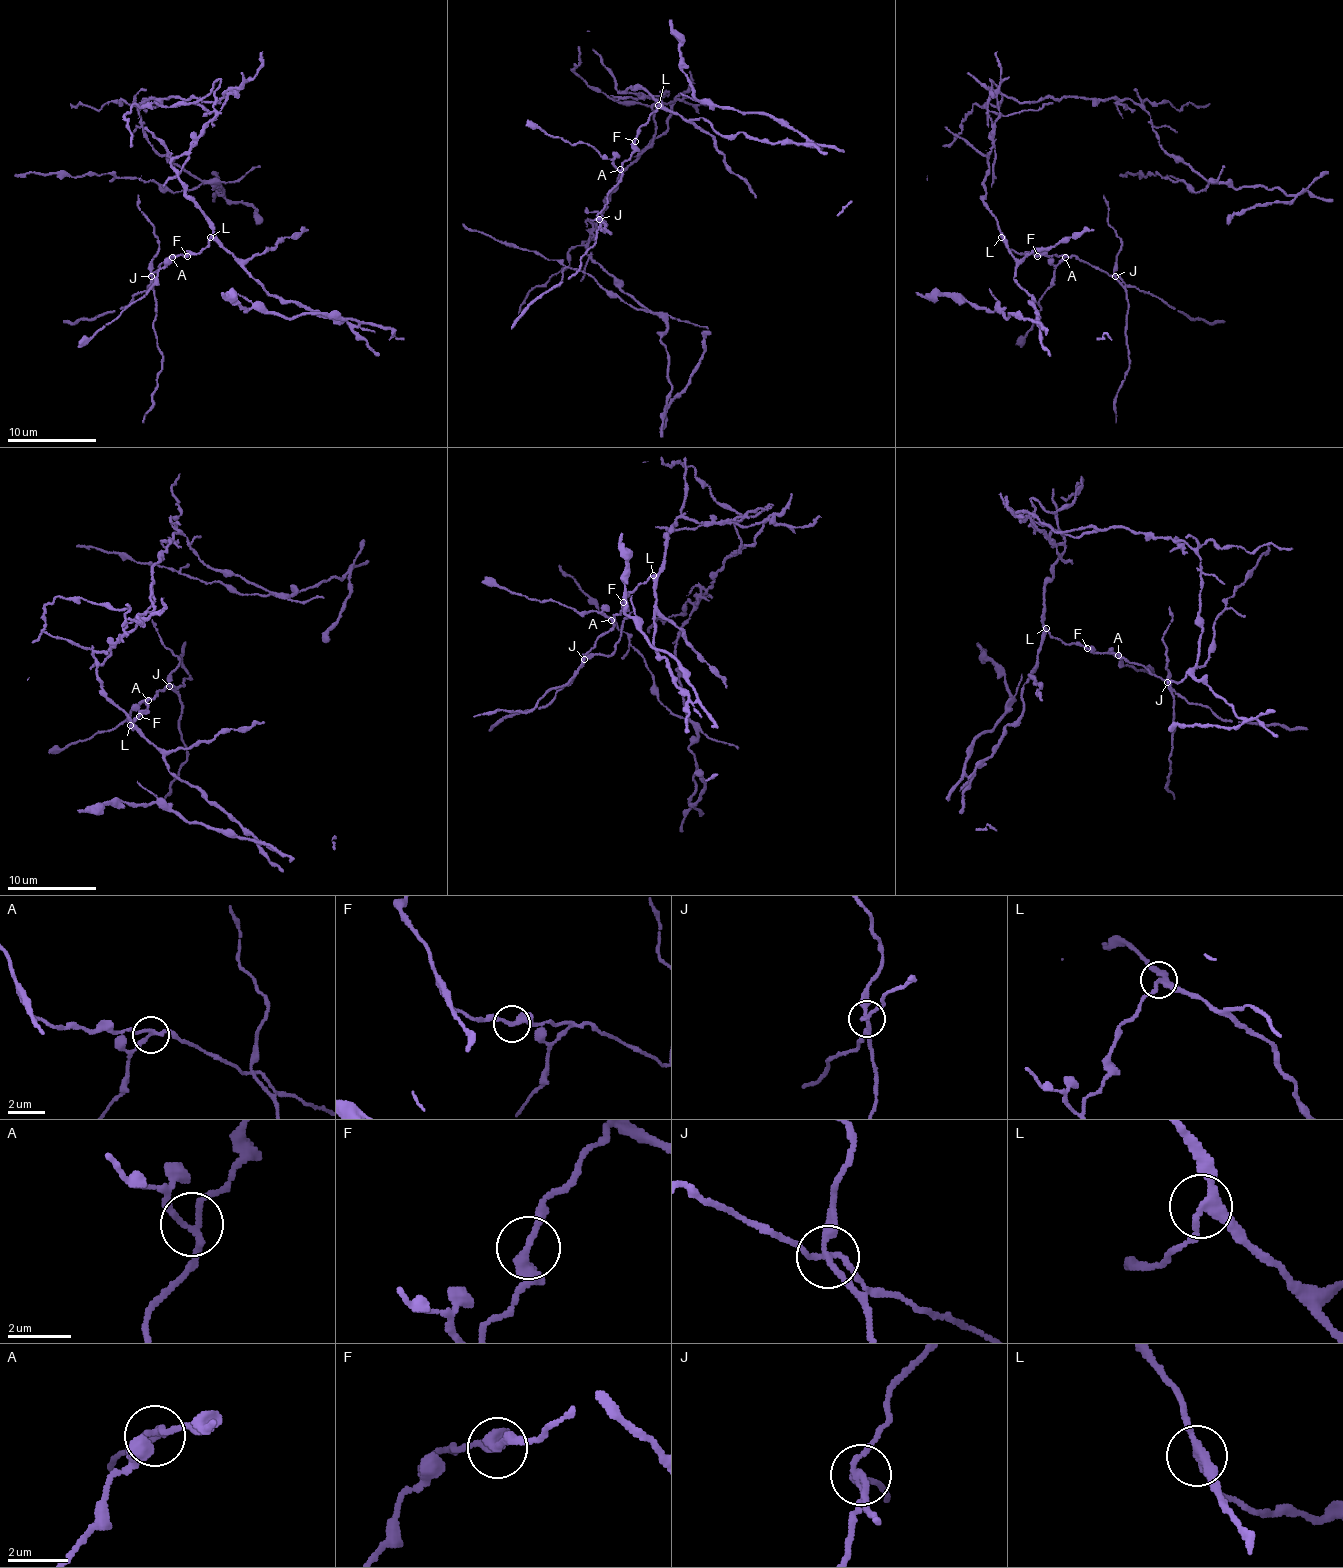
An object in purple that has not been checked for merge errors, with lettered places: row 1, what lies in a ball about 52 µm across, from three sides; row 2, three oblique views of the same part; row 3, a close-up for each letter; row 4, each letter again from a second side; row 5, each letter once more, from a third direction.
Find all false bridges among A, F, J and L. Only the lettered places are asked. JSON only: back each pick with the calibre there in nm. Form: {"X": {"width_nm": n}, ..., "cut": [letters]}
{"J": {"width_nm": 200}, "L": {"width_nm": 260}, "cut": ["J", "L"]}

